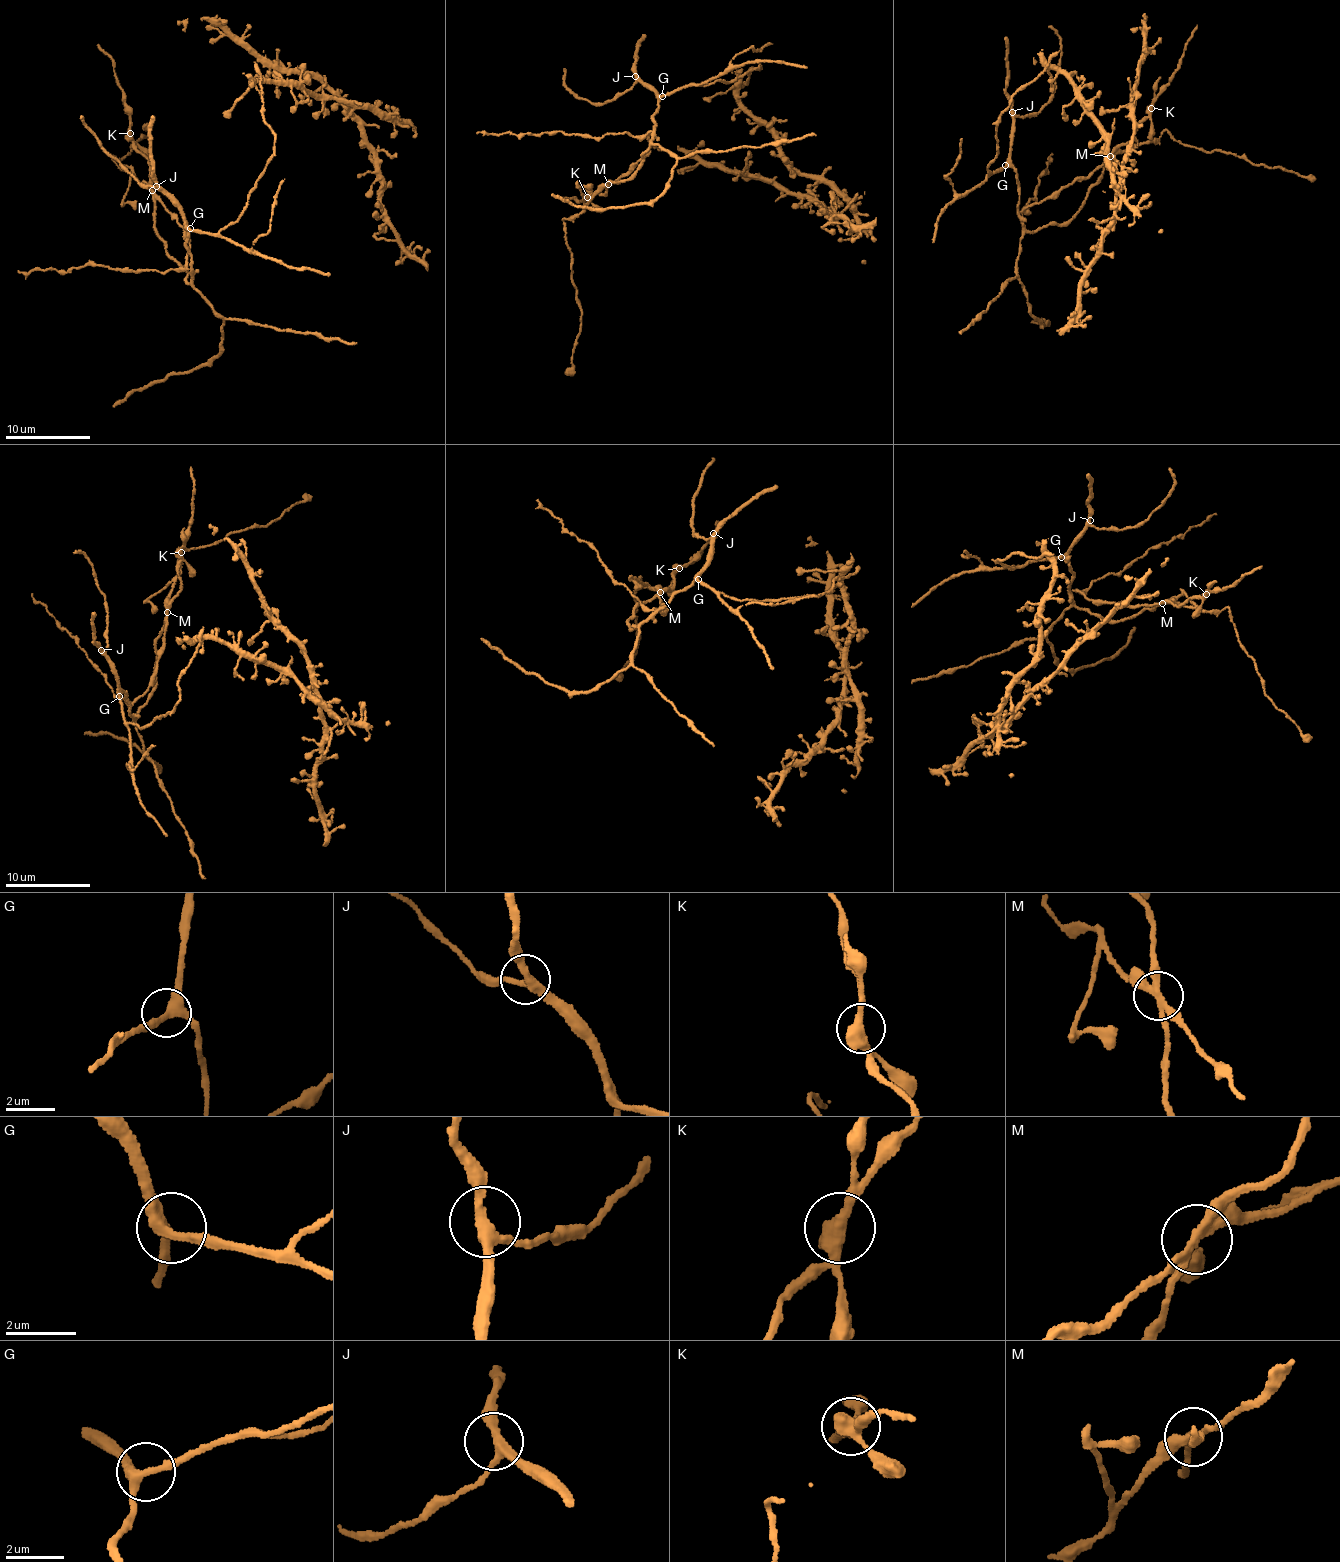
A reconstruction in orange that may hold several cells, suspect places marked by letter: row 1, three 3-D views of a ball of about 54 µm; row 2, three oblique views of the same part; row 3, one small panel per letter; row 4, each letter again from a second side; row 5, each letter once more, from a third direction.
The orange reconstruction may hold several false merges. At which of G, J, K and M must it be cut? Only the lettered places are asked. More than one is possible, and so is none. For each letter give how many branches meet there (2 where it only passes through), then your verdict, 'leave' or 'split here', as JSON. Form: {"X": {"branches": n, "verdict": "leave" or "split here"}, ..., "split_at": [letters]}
{"G": {"branches": 3, "verdict": "leave"}, "J": {"branches": 3, "verdict": "leave"}, "K": {"branches": 2, "verdict": "split here"}, "M": {"branches": 4, "verdict": "split here"}, "split_at": ["K", "M"]}

